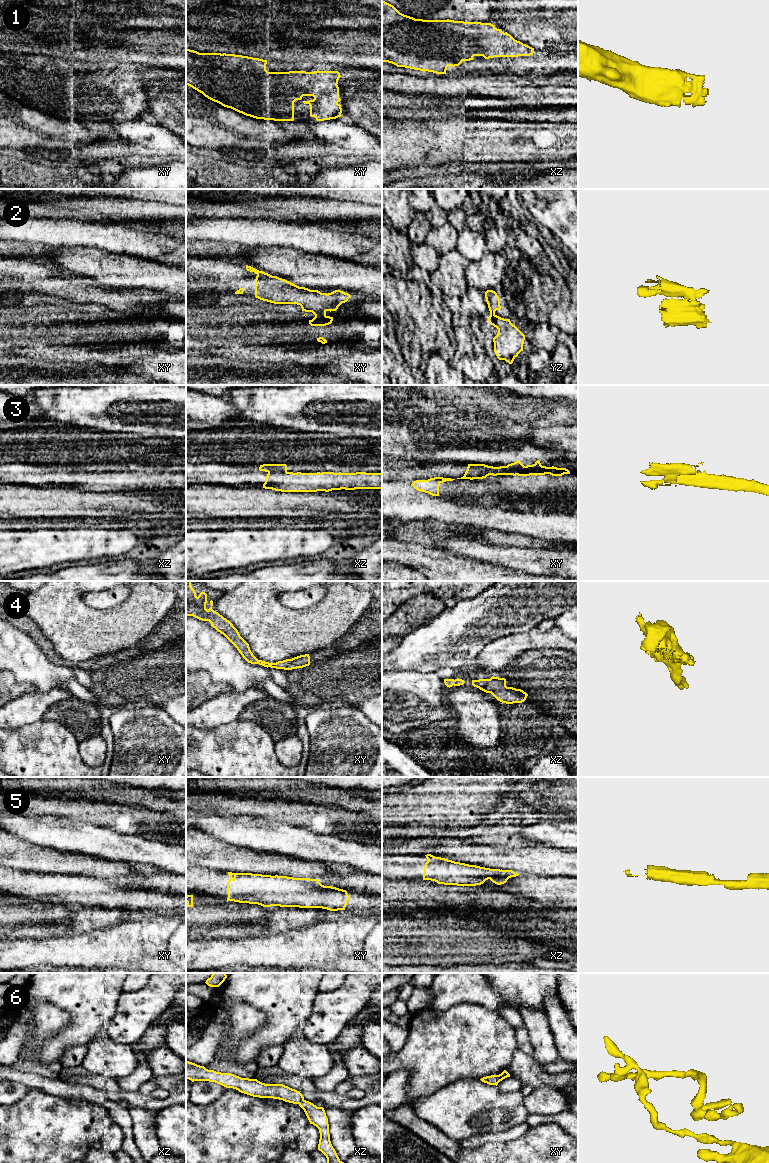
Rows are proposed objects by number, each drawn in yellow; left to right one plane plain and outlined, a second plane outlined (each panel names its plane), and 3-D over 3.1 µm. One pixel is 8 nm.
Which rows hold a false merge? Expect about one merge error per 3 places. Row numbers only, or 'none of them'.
2, 3

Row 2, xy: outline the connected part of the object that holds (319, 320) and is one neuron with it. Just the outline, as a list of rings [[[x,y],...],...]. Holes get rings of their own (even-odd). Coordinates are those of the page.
[[[315,315],[312,320],[309,320],[309,324],[311,326],[326,326],[331,324],[333,321],[333,317],[326,315]]]

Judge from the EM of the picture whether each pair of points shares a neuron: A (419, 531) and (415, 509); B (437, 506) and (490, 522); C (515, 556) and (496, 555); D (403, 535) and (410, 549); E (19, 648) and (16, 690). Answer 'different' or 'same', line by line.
A: different
B: same
C: same
D: different
E: different

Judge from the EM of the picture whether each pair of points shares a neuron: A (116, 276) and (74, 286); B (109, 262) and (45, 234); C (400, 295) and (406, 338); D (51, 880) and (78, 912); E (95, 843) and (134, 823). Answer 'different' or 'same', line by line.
A: different
B: different
C: same
D: different
E: different

